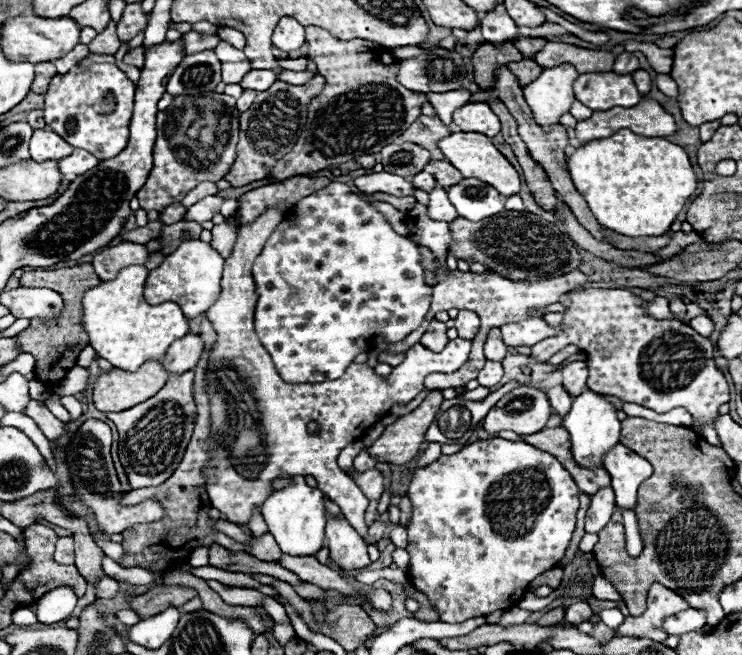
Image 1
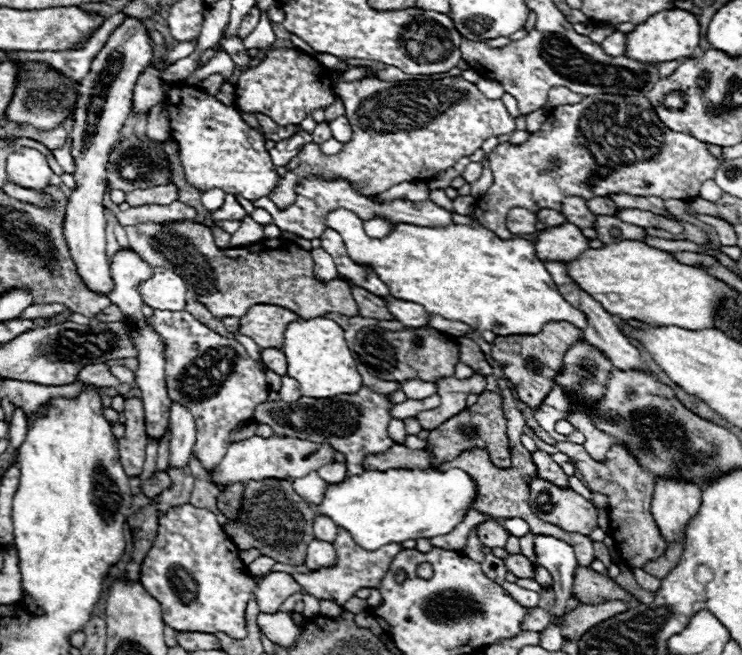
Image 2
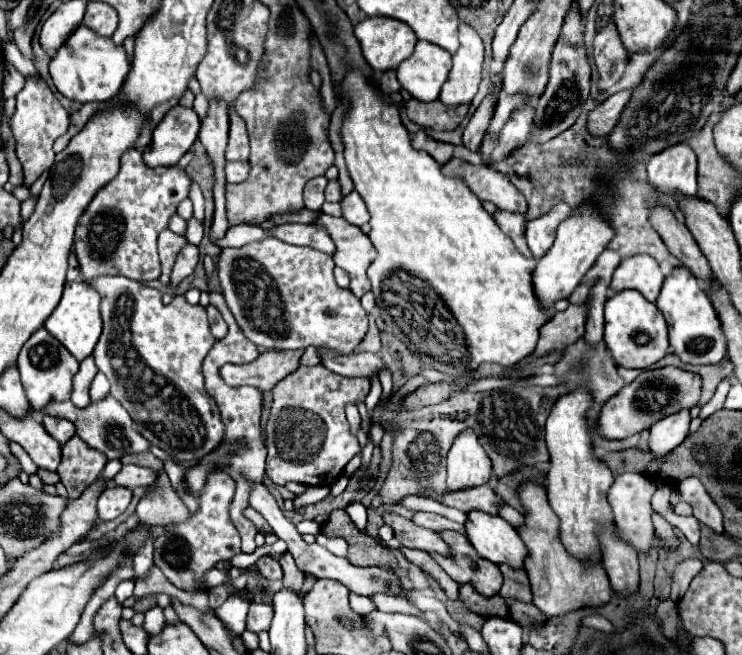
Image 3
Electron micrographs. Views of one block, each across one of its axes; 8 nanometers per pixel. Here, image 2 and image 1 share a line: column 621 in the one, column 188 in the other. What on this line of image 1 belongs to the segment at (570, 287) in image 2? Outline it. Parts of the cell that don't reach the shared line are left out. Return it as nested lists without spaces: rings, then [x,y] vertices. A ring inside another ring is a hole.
[[[188,332],[186,336],[172,342],[172,346],[166,350],[166,354],[162,358],[162,364],[164,364],[164,368],[168,368],[168,372],[192,370],[196,366],[196,362],[200,360],[202,350],[204,350],[202,336]]]

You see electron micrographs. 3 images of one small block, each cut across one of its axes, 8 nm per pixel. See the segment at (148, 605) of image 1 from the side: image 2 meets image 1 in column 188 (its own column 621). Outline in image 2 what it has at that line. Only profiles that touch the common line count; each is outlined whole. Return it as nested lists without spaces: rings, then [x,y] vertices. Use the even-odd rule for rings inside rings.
[[[576,566],[574,570],[572,596],[582,604],[604,604],[608,600],[626,600],[630,608],[636,608],[640,604],[632,594],[628,594],[618,584],[614,584],[614,580],[586,566]]]

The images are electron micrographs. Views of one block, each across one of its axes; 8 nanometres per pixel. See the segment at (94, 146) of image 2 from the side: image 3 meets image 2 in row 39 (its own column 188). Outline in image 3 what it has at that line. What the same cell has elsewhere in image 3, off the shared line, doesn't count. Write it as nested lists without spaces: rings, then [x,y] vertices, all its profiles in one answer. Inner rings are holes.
[[[174,106],[154,128],[152,142],[144,150],[144,162],[150,168],[174,166],[190,150],[200,130],[200,120],[192,108]]]

